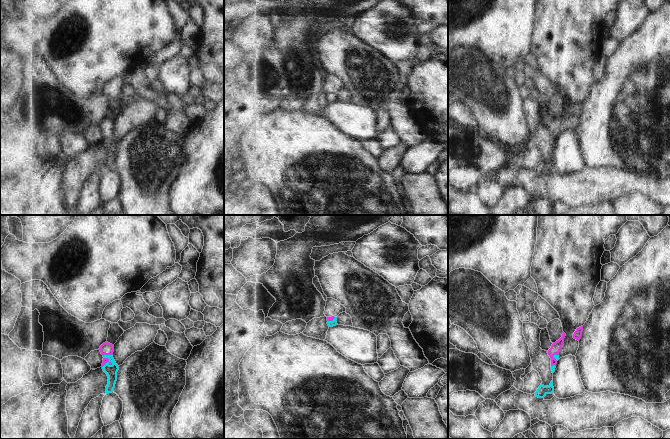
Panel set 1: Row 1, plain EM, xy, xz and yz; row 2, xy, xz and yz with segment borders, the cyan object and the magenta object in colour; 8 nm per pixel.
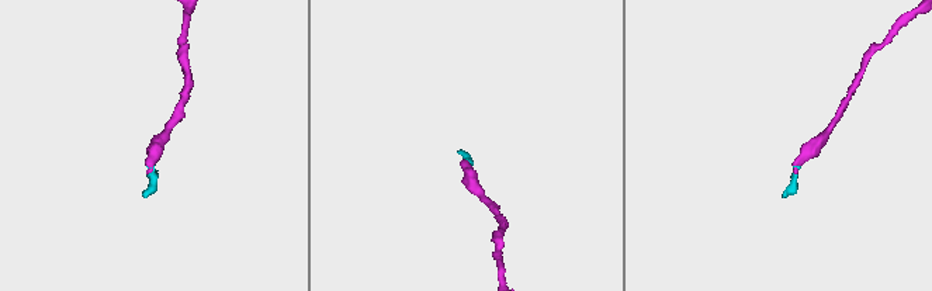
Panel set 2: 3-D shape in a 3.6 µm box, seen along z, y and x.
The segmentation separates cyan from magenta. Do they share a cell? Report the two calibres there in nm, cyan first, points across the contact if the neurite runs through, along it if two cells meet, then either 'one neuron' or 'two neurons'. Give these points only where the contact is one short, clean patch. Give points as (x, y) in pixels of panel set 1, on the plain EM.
calibres 100 and 50 nm; way xy (111, 146), (108, 134), (105, 136); one neuron

